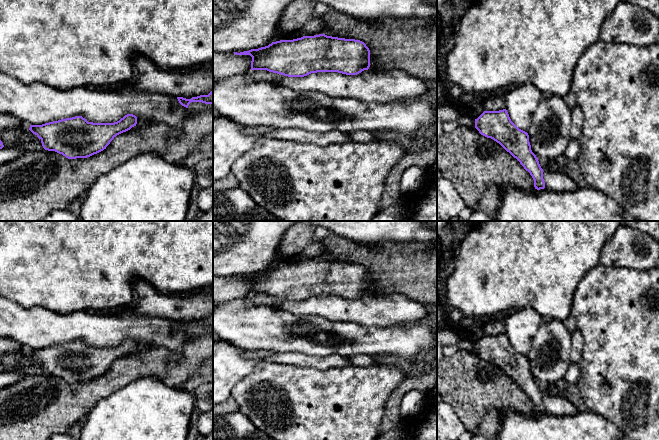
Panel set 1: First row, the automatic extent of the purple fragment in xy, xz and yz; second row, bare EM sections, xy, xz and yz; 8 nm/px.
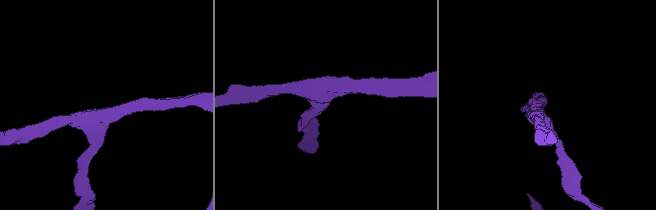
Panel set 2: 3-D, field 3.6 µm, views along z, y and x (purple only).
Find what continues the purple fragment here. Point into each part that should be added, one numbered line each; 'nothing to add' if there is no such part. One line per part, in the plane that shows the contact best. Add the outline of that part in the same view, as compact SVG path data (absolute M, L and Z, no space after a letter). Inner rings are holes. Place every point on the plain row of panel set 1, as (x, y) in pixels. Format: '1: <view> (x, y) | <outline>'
nothing to add

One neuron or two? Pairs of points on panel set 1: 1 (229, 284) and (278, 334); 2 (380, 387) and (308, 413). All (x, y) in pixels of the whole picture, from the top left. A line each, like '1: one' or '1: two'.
1: two
2: one

